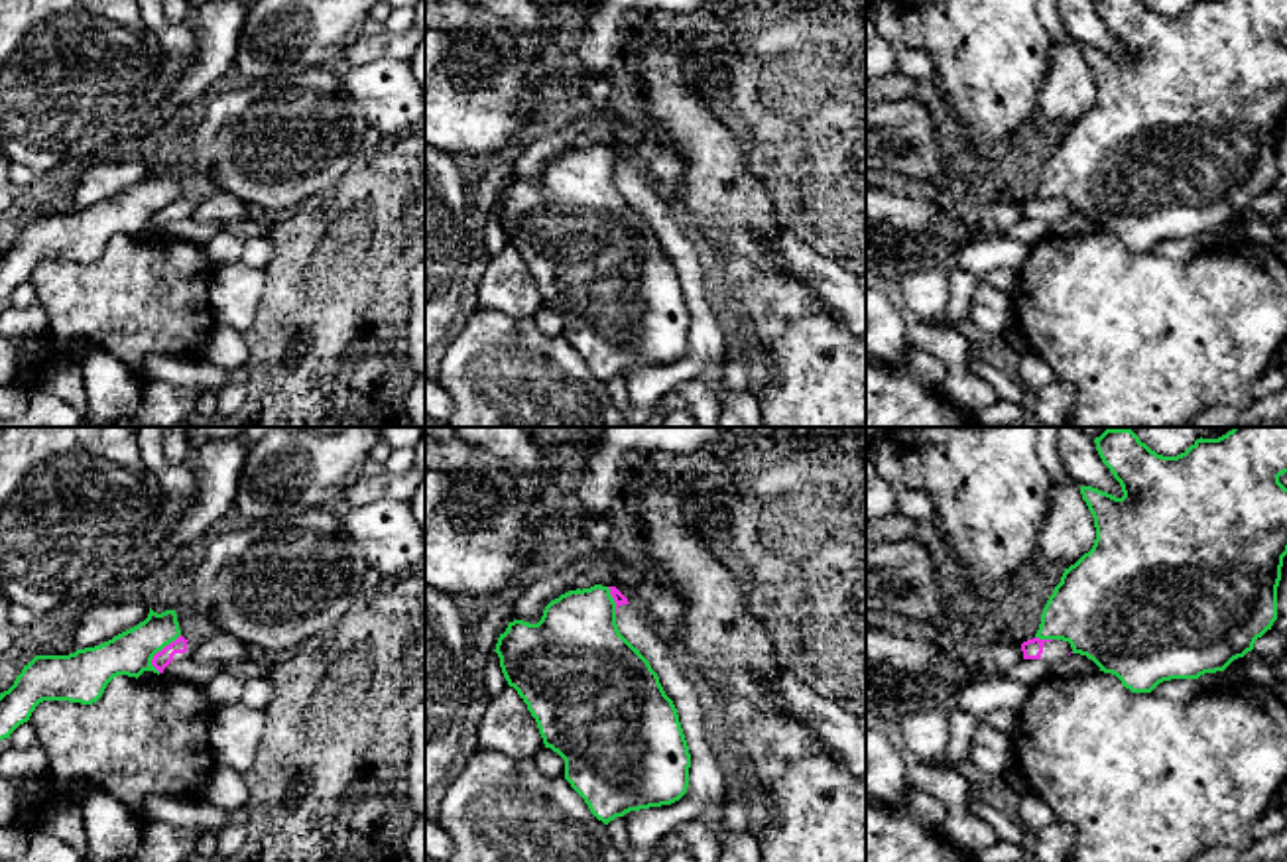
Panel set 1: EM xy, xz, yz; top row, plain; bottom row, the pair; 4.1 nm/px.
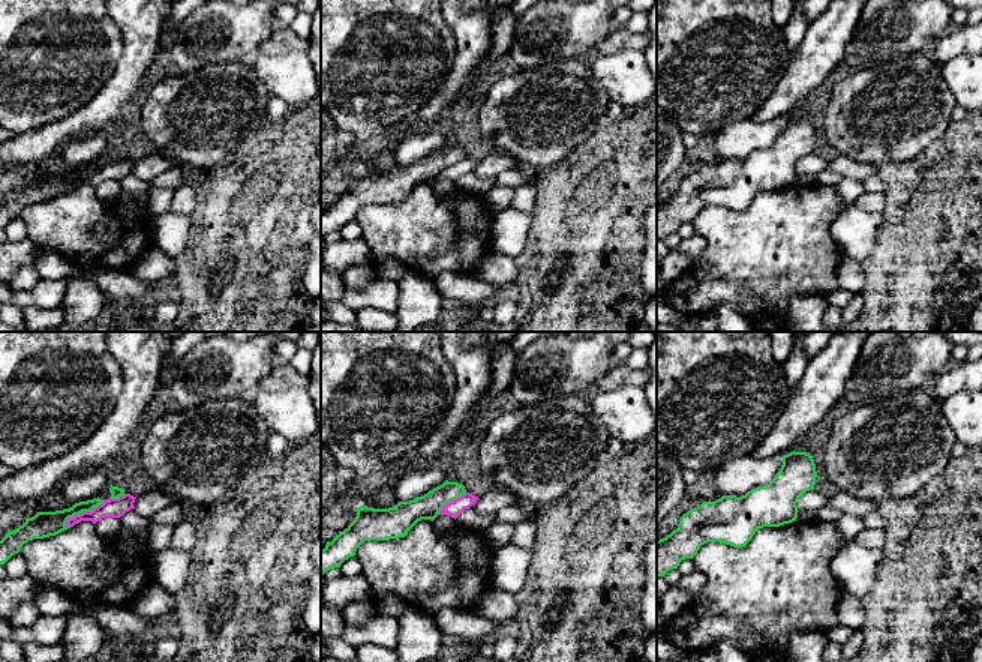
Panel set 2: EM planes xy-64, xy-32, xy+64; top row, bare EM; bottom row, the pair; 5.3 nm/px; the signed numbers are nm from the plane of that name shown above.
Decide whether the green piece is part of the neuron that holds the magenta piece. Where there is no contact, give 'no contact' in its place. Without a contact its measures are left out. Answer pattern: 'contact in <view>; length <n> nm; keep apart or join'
contact in xy; length 180 nm; keep apart

